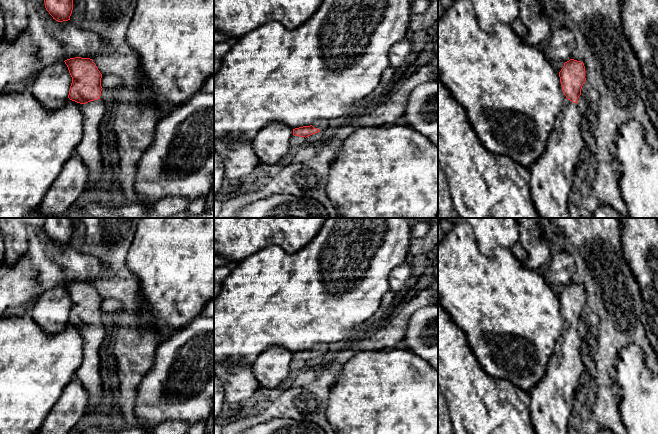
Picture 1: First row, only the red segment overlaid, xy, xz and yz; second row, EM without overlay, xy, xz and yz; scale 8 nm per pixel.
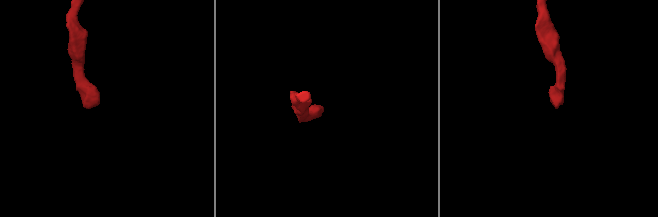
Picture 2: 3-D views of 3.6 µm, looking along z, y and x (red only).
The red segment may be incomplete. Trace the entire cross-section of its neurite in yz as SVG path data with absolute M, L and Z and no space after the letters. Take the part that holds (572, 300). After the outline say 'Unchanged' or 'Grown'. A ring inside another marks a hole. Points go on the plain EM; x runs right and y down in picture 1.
M570 283L564 287L559 301L567 324L544 377L528 392L536 434L568 434L569 417L576 412L576 388L584 371L577 329L586 305L584 287Z. Grown

